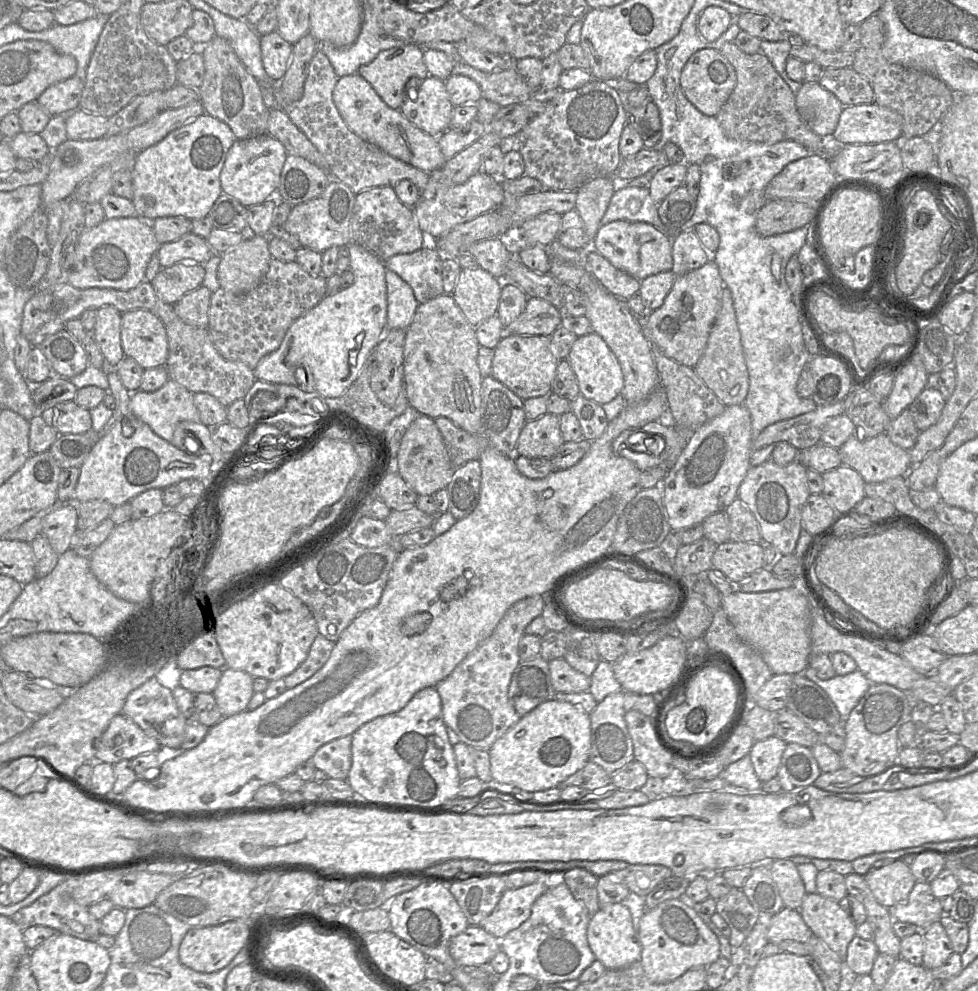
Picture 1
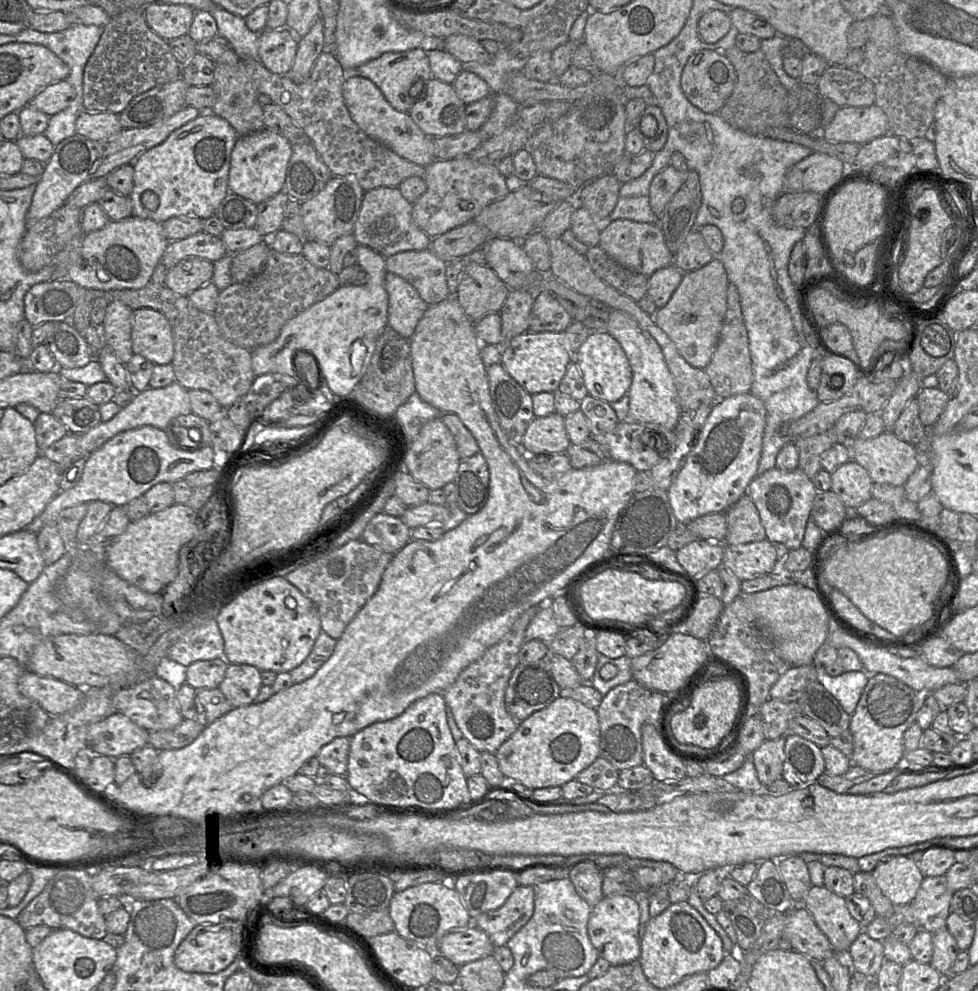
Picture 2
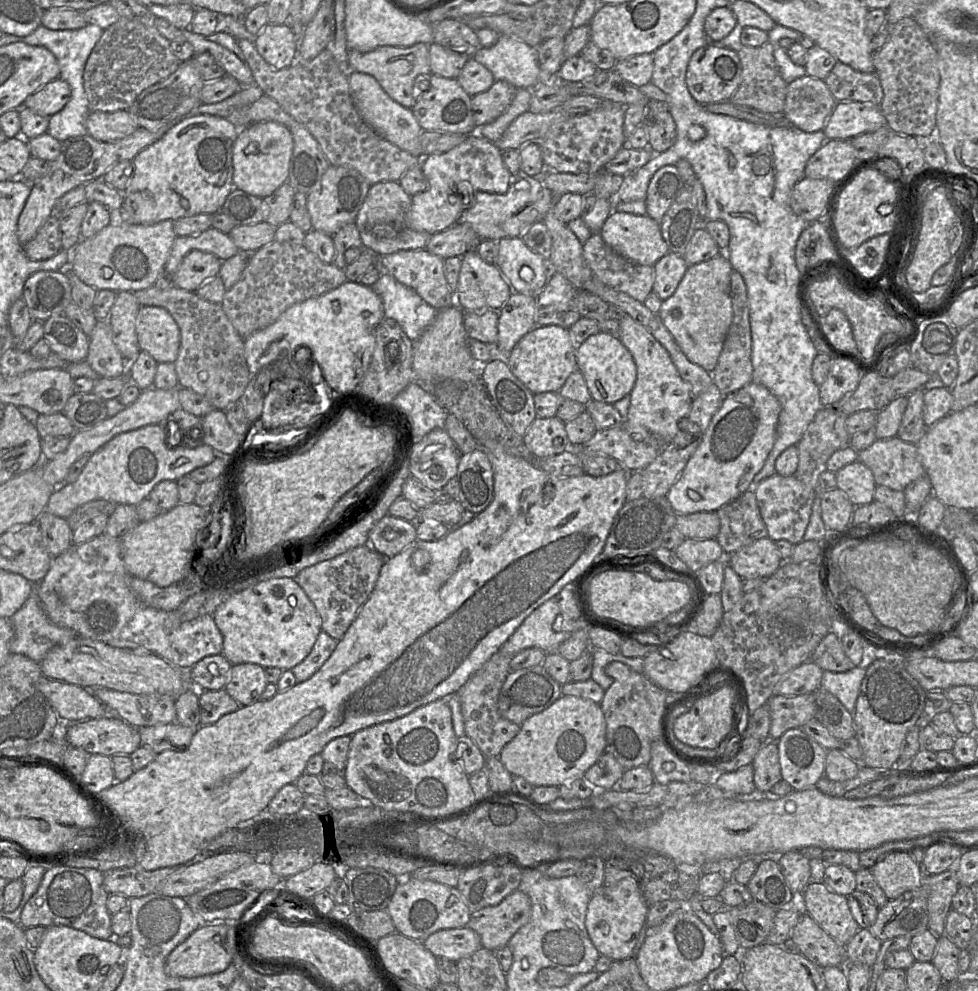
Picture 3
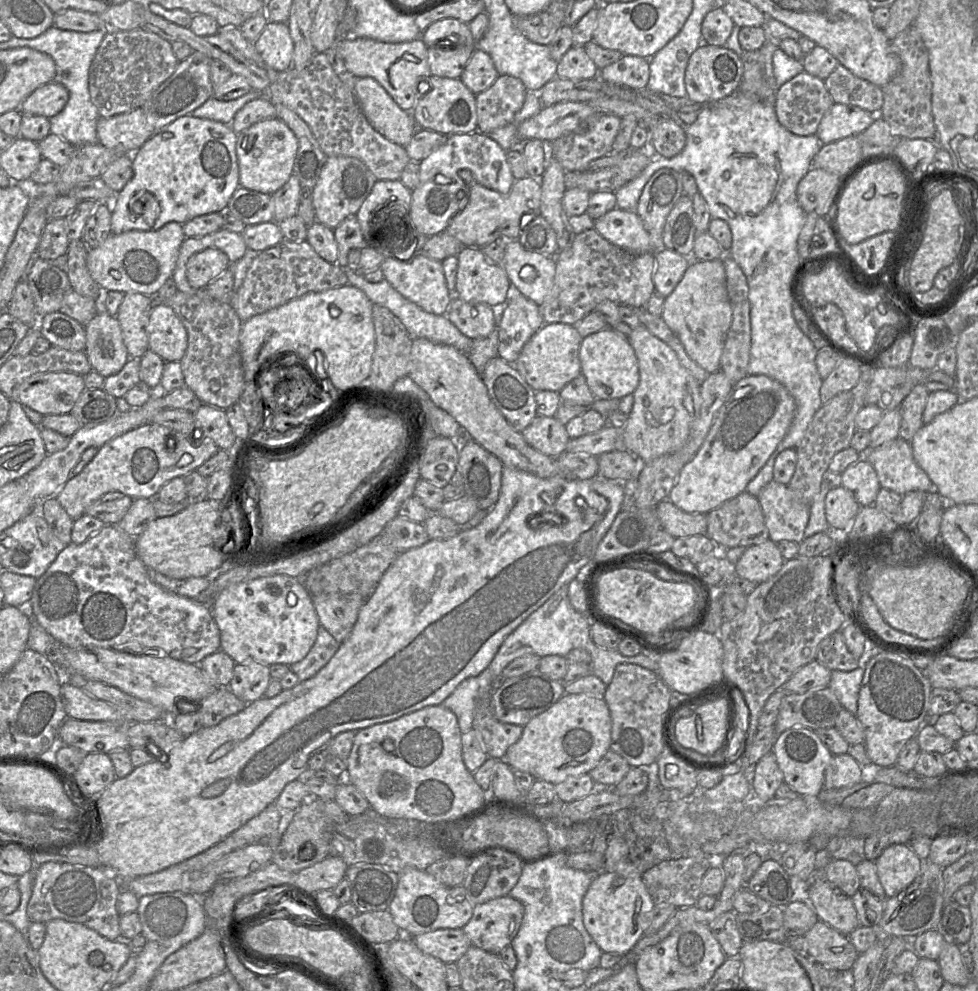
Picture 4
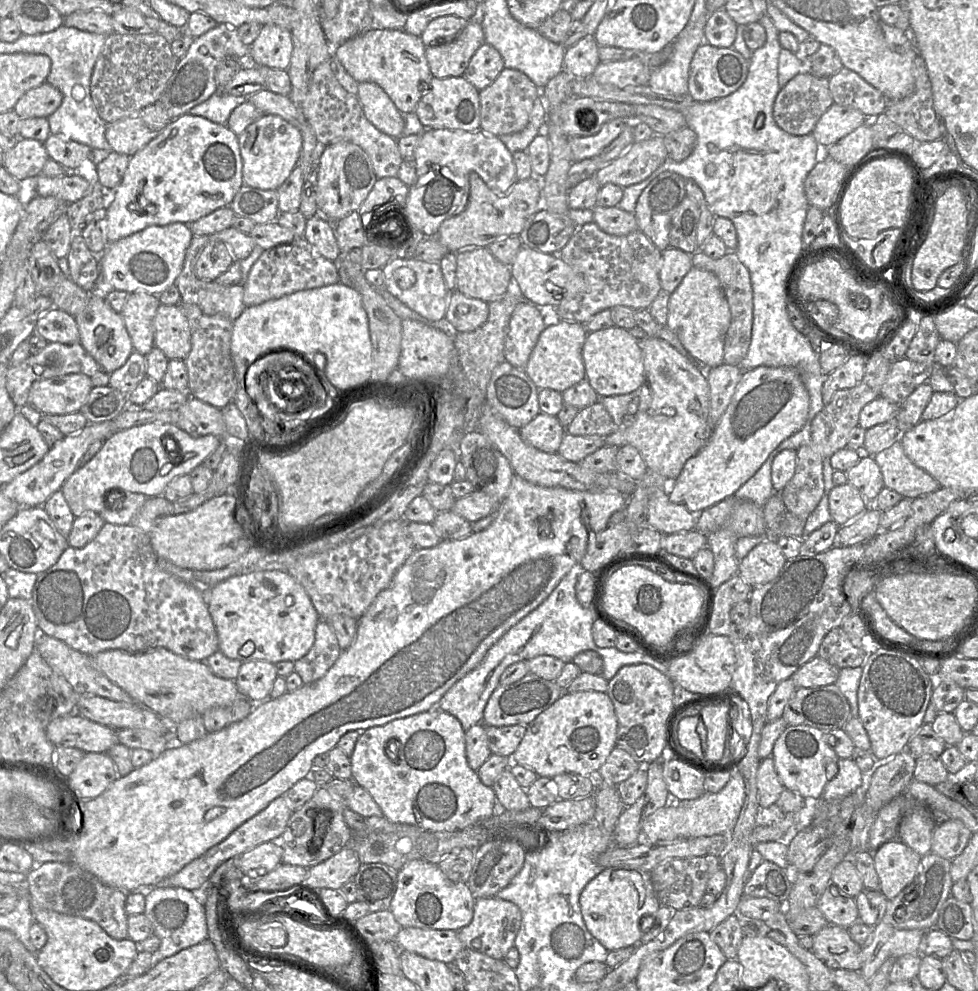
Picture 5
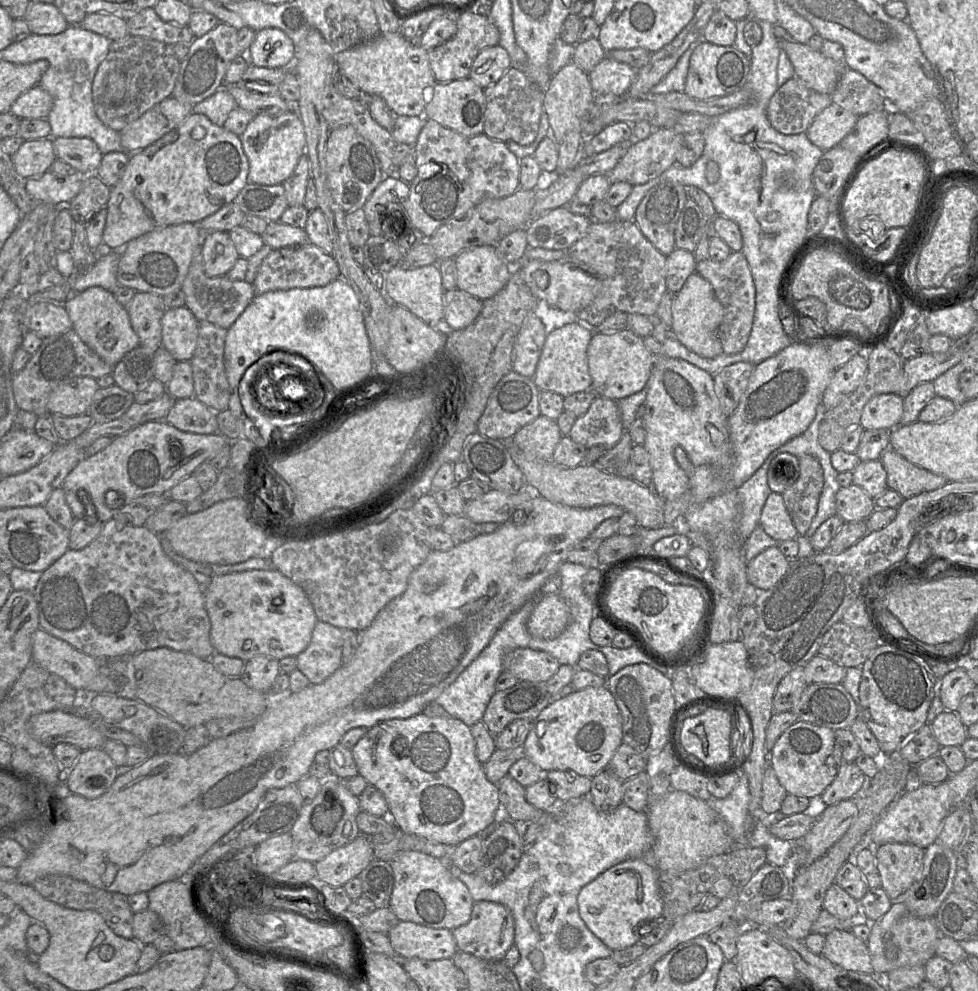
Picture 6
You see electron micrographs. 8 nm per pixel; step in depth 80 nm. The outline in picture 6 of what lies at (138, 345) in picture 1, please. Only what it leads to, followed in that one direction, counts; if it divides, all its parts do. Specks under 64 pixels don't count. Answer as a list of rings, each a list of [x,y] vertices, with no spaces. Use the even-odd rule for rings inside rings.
[[[185,306],[167,309],[161,319],[162,347],[177,362],[190,361],[194,355],[199,321]]]

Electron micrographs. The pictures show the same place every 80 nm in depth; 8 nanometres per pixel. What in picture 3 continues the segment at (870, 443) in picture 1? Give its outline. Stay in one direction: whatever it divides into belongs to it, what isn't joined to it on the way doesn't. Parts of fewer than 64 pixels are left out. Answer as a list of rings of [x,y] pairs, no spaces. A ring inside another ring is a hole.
[[[897,436],[876,439],[867,449],[858,451],[858,461],[869,467],[876,486],[904,491],[911,482],[926,476],[916,444]]]

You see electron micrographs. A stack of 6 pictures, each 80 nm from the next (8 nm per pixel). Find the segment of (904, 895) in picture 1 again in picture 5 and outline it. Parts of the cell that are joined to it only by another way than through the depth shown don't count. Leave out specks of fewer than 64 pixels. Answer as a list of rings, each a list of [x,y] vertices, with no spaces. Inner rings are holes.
[[[897,838],[884,843],[873,853],[880,891],[891,900],[916,879],[922,856]]]

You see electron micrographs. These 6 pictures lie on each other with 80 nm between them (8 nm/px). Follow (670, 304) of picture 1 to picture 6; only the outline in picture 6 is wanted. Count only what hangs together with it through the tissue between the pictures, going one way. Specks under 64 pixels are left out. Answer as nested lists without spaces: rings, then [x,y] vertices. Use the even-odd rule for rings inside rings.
[[[695,271],[687,278],[674,298],[671,329],[675,337],[689,350],[704,358],[714,358],[723,353],[718,337],[723,316],[723,306],[717,299],[712,285]]]

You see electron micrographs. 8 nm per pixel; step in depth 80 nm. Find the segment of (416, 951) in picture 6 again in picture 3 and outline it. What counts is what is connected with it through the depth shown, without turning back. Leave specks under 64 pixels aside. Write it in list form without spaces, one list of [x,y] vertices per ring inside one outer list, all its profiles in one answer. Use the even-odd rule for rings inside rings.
[[[468,926],[439,930],[427,937],[423,945],[435,957],[453,962],[458,962],[482,948],[479,935]]]

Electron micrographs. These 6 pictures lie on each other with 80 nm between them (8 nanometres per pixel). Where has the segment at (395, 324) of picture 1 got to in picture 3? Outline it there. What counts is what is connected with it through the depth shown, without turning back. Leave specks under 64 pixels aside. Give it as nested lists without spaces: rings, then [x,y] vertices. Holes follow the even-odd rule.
[[[381,270],[379,279],[370,287],[382,299],[385,317],[395,320],[413,342],[419,339],[438,314],[437,309],[388,272]]]

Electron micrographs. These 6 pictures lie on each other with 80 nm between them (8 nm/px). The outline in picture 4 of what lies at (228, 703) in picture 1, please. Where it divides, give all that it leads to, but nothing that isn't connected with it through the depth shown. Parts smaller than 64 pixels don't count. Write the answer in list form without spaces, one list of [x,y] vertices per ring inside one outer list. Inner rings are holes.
[[[248,661],[234,666],[228,688],[246,703],[262,697],[271,681],[269,666],[256,661]]]

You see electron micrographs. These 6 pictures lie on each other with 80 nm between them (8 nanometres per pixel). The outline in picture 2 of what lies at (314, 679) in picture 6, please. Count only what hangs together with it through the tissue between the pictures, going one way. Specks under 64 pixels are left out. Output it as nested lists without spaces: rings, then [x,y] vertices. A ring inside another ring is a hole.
[[[321,631],[308,657],[302,664],[289,672],[293,684],[301,683],[312,677],[330,658],[335,649],[336,643],[336,639],[331,638],[324,631]]]

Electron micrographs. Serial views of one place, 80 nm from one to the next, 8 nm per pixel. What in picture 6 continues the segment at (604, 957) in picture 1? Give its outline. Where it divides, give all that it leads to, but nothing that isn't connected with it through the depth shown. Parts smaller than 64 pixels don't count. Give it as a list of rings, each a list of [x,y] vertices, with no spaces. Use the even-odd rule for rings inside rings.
[[[643,858],[622,861],[600,874],[582,887],[577,898],[579,914],[589,930],[613,951],[623,950],[639,942],[642,937],[641,925],[662,917],[664,901],[659,889],[659,871]]]

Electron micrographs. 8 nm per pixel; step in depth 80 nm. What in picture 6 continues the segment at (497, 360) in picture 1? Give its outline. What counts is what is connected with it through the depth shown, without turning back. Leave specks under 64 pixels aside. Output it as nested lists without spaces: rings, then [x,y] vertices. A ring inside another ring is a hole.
[[[578,321],[568,323],[547,334],[532,380],[539,390],[553,391],[563,398],[592,389],[592,378],[588,369],[587,349],[595,330],[590,330]]]

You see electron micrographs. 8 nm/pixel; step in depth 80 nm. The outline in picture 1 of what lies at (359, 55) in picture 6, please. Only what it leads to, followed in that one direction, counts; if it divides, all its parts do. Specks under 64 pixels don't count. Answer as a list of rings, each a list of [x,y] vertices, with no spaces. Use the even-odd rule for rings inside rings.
[[[415,44],[381,51],[370,63],[359,68],[358,74],[374,88],[381,99],[392,109],[399,110],[404,94],[410,86],[422,82],[429,75],[423,60],[423,50]]]

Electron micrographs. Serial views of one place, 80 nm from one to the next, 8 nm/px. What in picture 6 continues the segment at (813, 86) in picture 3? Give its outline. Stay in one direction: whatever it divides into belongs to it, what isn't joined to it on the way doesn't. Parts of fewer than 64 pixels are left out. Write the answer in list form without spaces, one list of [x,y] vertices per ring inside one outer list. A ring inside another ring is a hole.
[[[796,75],[779,86],[767,106],[767,118],[785,135],[805,133],[815,117],[832,103],[831,95],[819,93]]]

